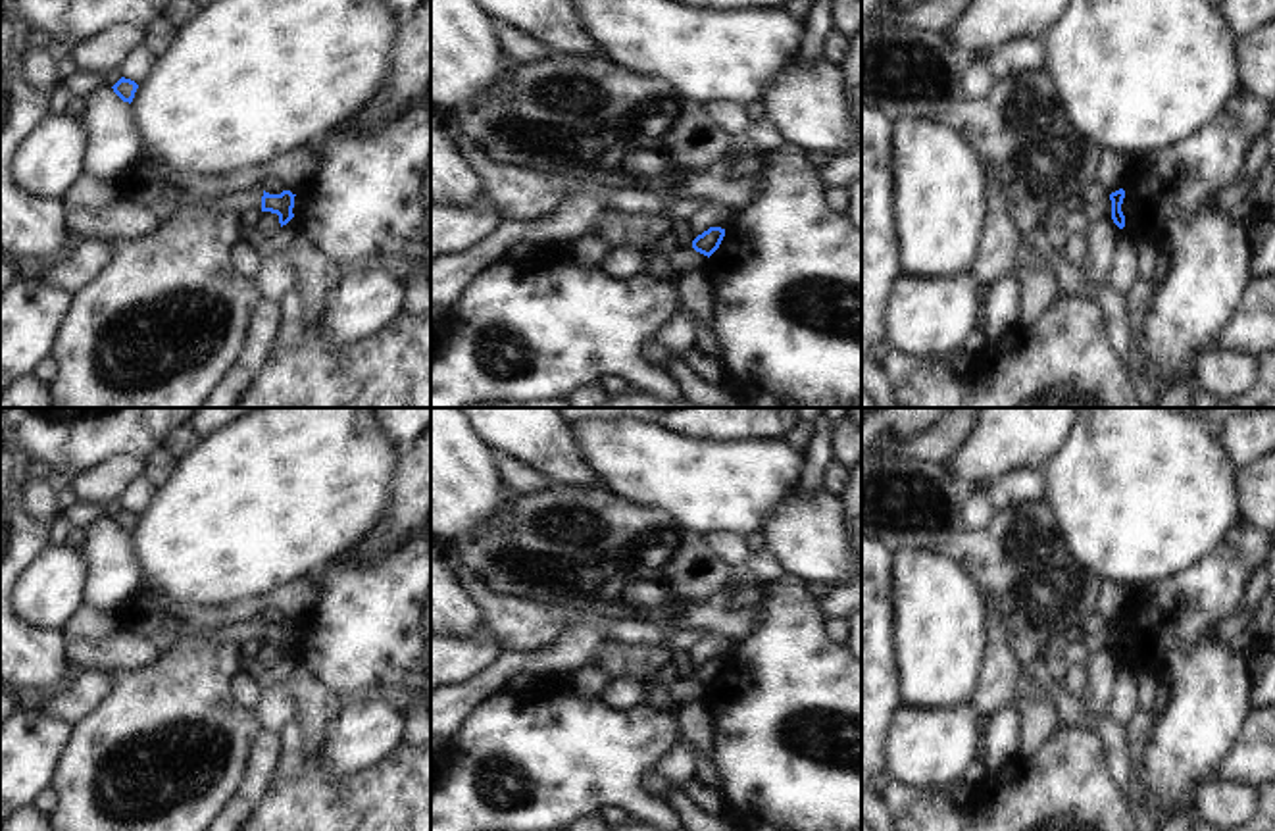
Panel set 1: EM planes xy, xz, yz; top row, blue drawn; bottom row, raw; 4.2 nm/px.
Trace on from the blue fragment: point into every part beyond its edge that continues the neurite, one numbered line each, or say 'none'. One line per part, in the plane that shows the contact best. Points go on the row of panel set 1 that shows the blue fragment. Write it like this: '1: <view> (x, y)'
none

